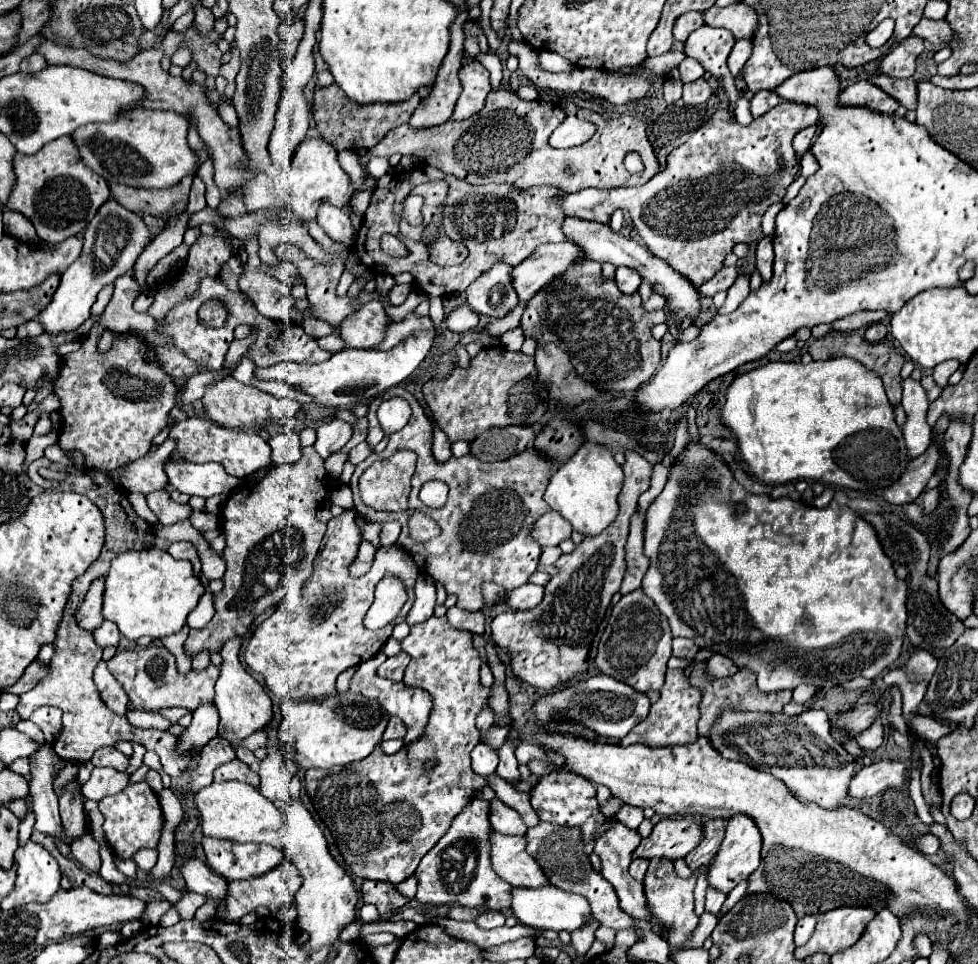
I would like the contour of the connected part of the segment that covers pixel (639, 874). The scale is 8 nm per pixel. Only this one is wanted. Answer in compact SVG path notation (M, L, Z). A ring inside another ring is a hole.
M634 859L632 865L630 865L630 875L632 875L636 881L644 881L646 869L648 869L648 859Z

